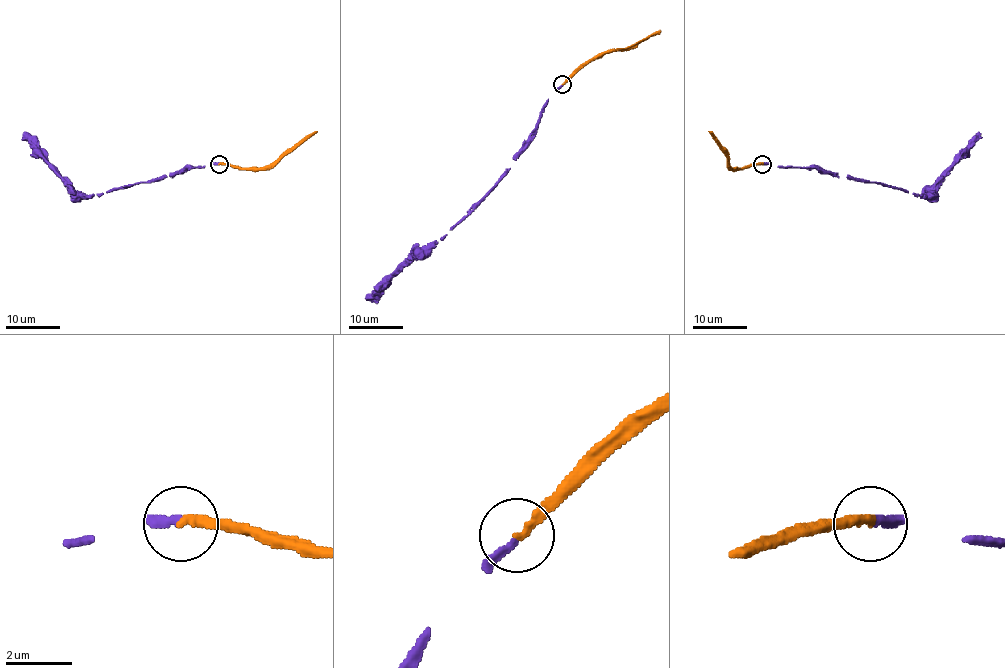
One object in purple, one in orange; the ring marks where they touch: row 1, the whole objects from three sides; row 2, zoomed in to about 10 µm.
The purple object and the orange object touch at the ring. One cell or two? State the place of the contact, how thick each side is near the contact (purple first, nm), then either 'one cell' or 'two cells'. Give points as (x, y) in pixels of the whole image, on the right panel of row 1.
place (762, 164); calibres 260 and 260 nm; one cell

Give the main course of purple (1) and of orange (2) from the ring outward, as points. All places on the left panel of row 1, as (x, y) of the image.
1: (219, 164), (191, 167), (171, 176), (115, 187), (100, 194), (80, 196), (24, 131)
2: (219, 164), (242, 168), (275, 165), (317, 131)

